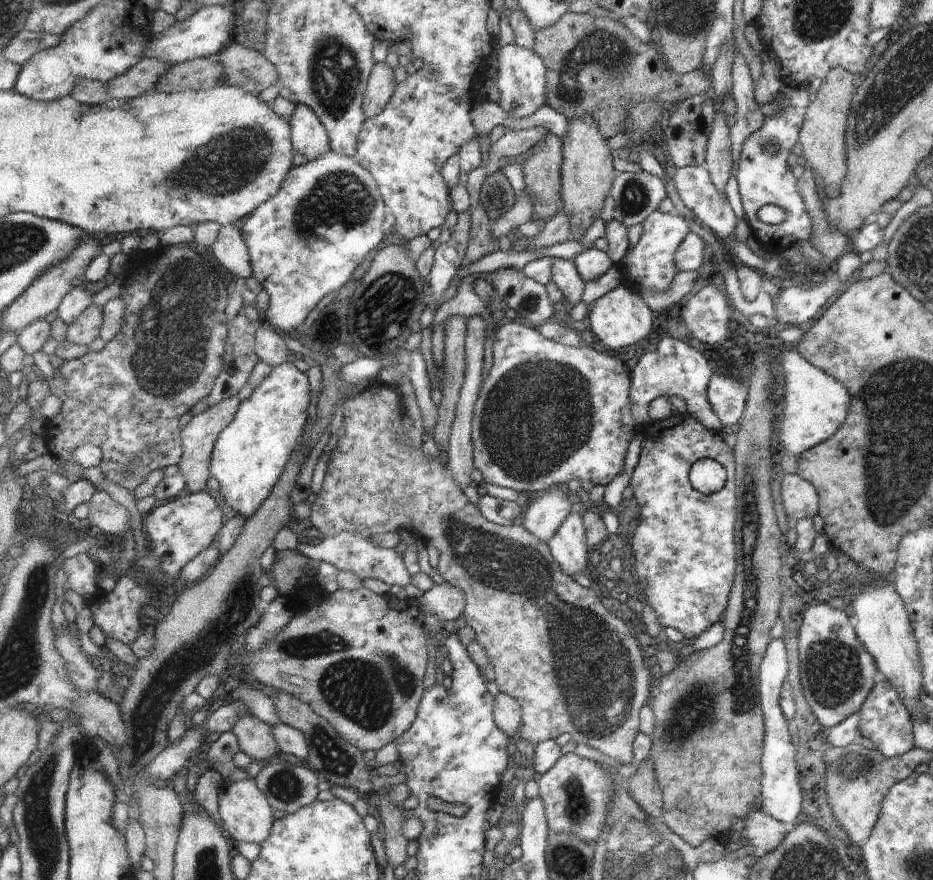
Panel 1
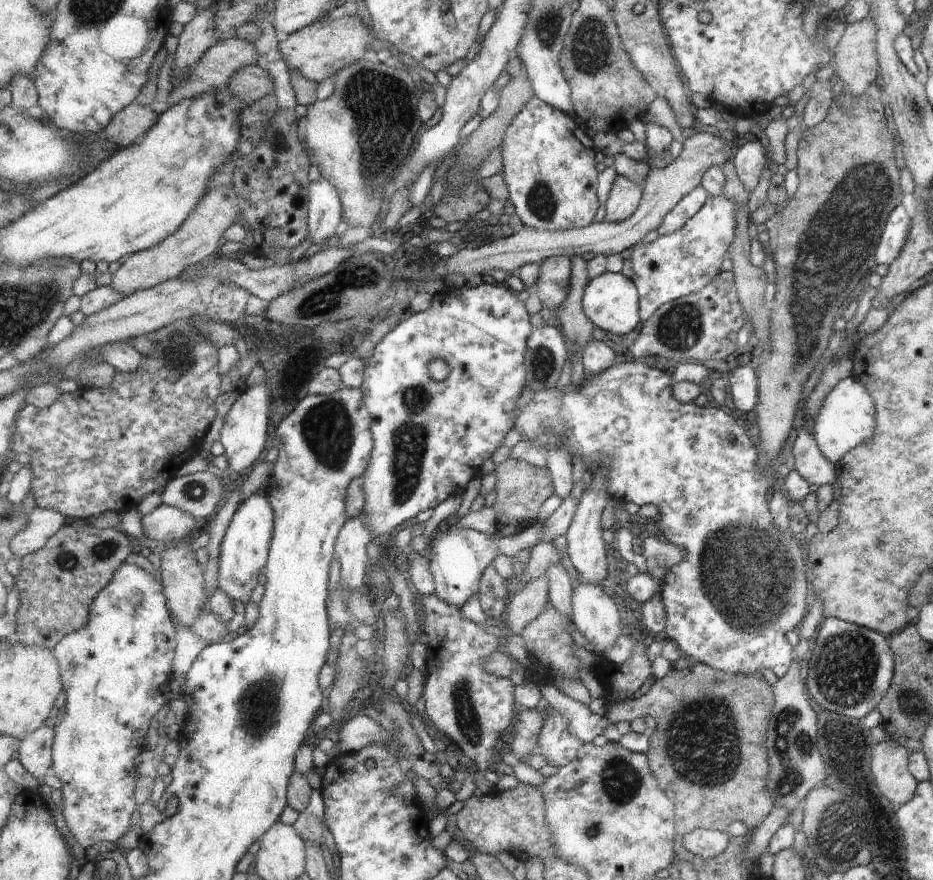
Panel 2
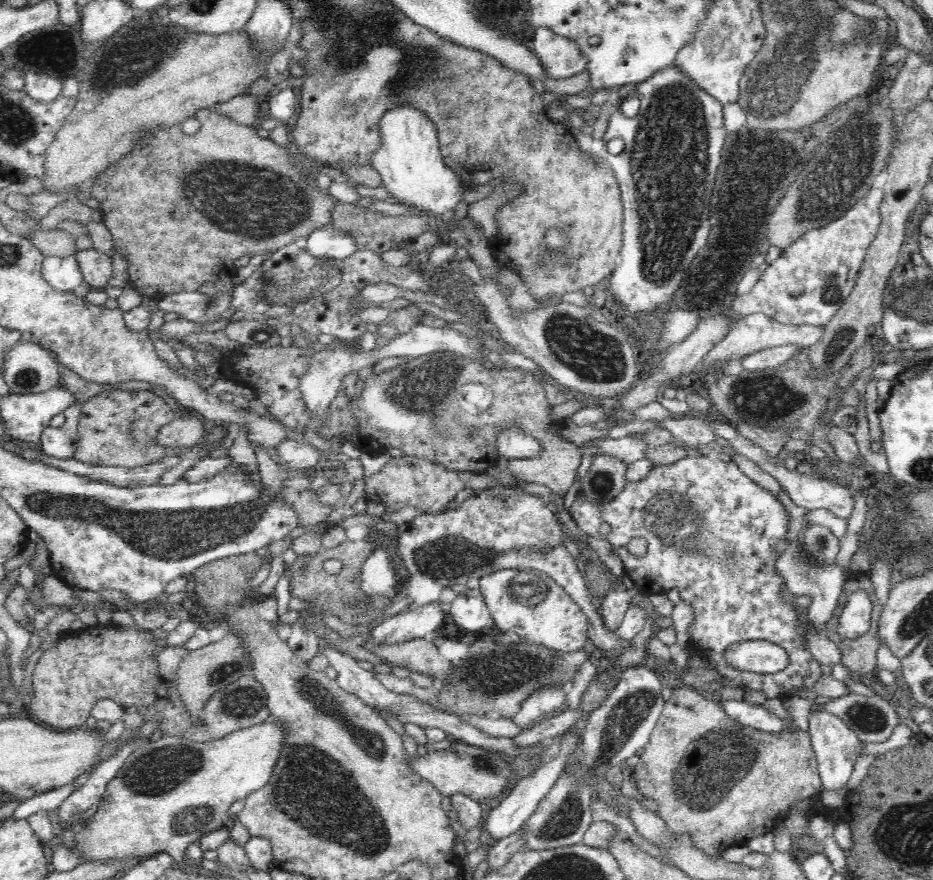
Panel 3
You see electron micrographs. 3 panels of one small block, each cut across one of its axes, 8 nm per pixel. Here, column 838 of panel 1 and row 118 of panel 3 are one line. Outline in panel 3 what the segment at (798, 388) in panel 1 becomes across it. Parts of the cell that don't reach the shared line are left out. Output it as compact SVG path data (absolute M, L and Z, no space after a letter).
M403 106L386 111L379 122L382 144L372 166L380 173L382 188L409 212L440 216L454 211L465 191L458 175L446 166L436 136L436 125L418 109Z

